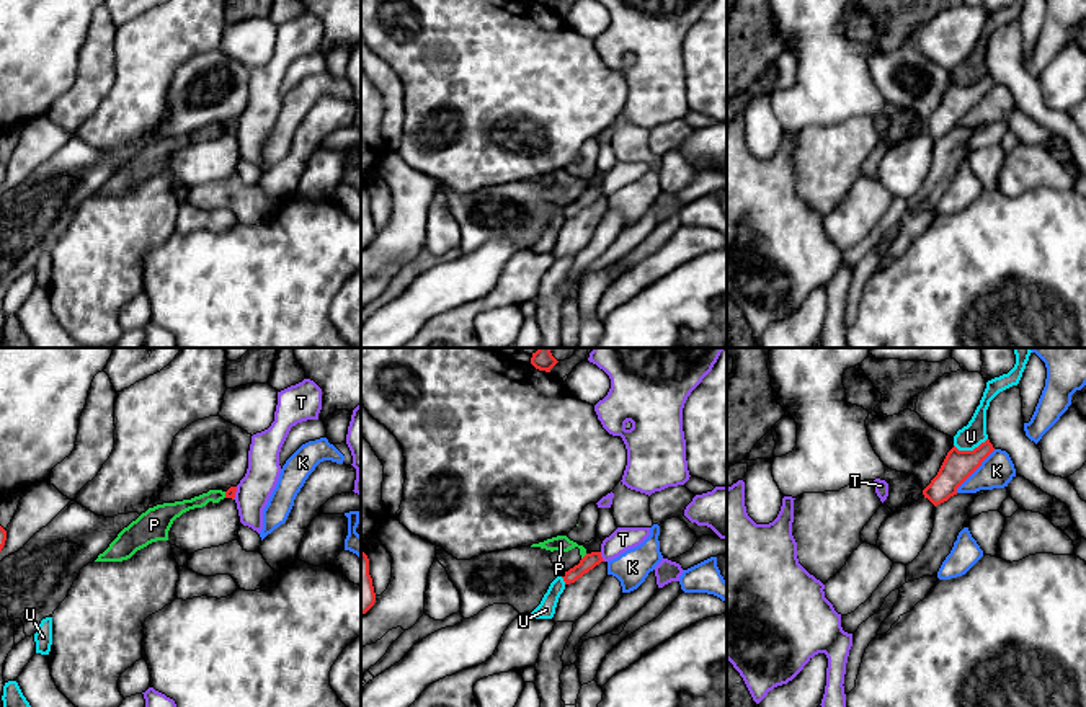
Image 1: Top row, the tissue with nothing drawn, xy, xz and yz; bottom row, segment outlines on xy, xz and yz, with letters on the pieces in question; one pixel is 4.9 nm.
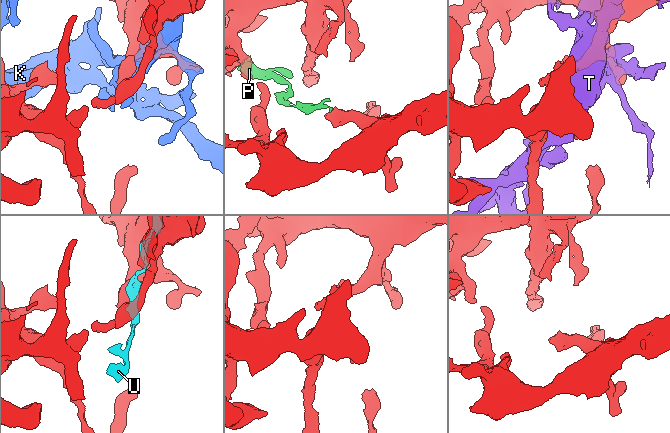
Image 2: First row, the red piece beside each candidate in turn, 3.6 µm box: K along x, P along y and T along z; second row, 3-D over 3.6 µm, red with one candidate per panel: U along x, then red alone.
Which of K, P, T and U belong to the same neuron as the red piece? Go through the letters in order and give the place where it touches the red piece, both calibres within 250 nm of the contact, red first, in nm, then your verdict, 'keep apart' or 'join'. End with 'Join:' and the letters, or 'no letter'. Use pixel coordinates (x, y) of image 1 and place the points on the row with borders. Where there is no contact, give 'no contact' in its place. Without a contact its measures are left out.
K: meets red in yz at (975, 469); 150 nm thick on the red side, 170 nm on the other; keep apart
P: meets red in xz at (583, 557); 80 nm thick on the red side, 80 nm on the other; keep apart
T: meets red in xz at (601, 557); 80 nm thick on the red side, 120 nm on the other; keep apart
U: meets red in yz at (970, 451); 150 nm thick on the red side, 120 nm on the other; keep apart
Join: no letter

